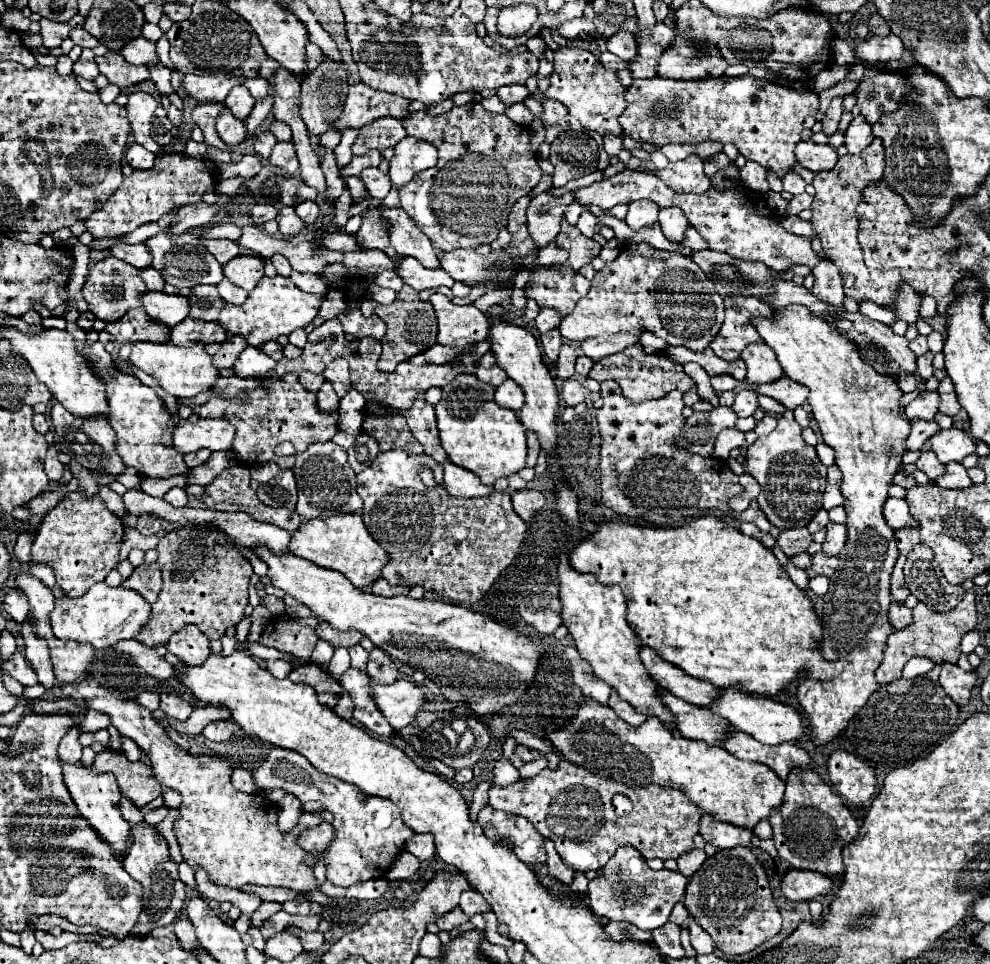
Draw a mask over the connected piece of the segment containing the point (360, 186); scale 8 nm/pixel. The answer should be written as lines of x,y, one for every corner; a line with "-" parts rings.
349,176
349,178
343,178
345,180
345,184
347,184
347,188
349,188
349,192
351,192
351,196
353,198
359,198
359,196
363,196
367,190
365,190
365,184
363,184
363,180
361,178
357,178
357,176

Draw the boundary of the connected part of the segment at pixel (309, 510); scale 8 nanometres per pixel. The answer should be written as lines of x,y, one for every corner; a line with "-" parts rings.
317,442
311,444
303,454
297,454
295,462
295,478
299,486
299,502
297,502
297,514
303,520
309,518
325,518
333,514
355,514
361,512
363,500
357,494
357,482
355,472
351,470
347,462
347,452
333,444
333,442

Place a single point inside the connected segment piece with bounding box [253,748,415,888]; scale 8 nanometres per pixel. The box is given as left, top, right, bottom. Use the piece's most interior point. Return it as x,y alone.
369,833

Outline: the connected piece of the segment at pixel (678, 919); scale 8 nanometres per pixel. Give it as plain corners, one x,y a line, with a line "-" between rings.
677,902
675,908
673,908
673,912
671,912
671,916
669,916
669,922
677,924
677,926
683,926
683,922
685,922
687,918
689,918
687,908
683,906
683,902

